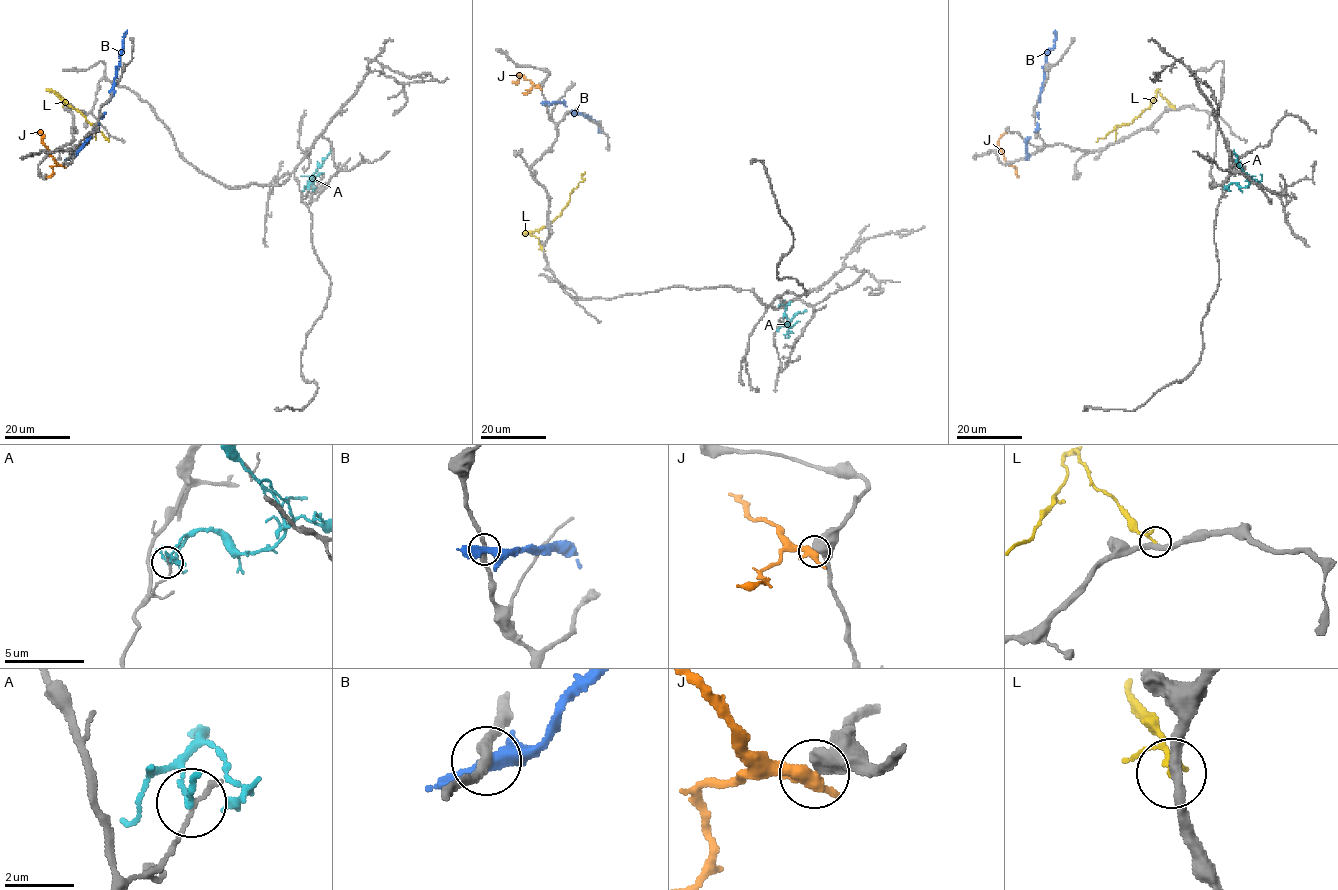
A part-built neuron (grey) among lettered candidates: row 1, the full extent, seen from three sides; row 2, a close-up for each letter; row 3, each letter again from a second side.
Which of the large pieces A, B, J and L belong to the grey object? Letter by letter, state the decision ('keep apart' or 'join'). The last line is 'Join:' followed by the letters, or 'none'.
A: keep apart
B: keep apart
J: keep apart
L: keep apart
Join: none

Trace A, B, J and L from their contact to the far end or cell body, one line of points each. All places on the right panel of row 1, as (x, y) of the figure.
A: (1226, 189), (1232, 183), (1241, 187), (1250, 183), (1237, 164), (1233, 149)
B: (1026, 157), (1026, 139), (1037, 127), (1046, 52), (1053, 46), (1054, 30)
J: (1010, 165), (998, 147), (998, 139), (1009, 129)
L: (1174, 108), (1157, 90), (1149, 107), (1129, 124), (1117, 125), (1105, 138), (1096, 141)

